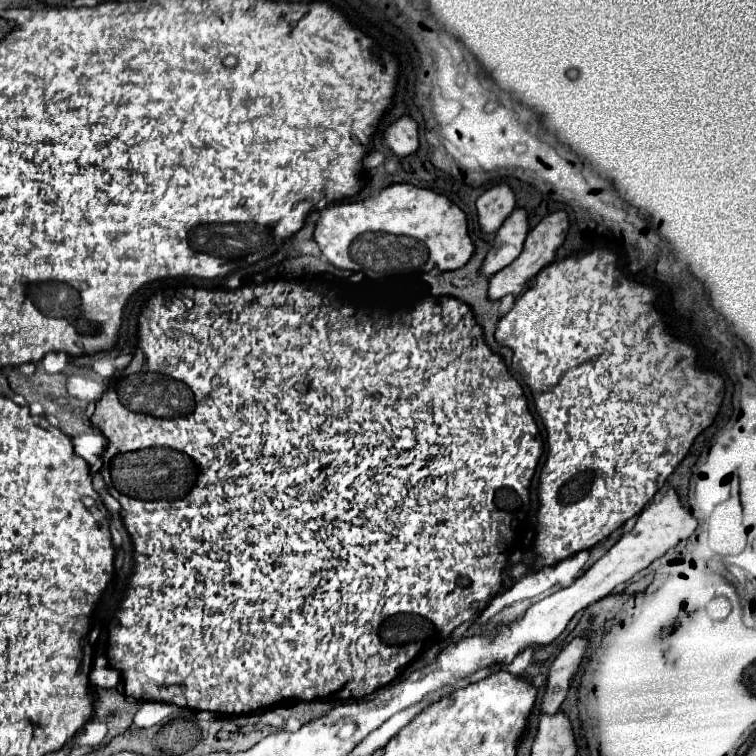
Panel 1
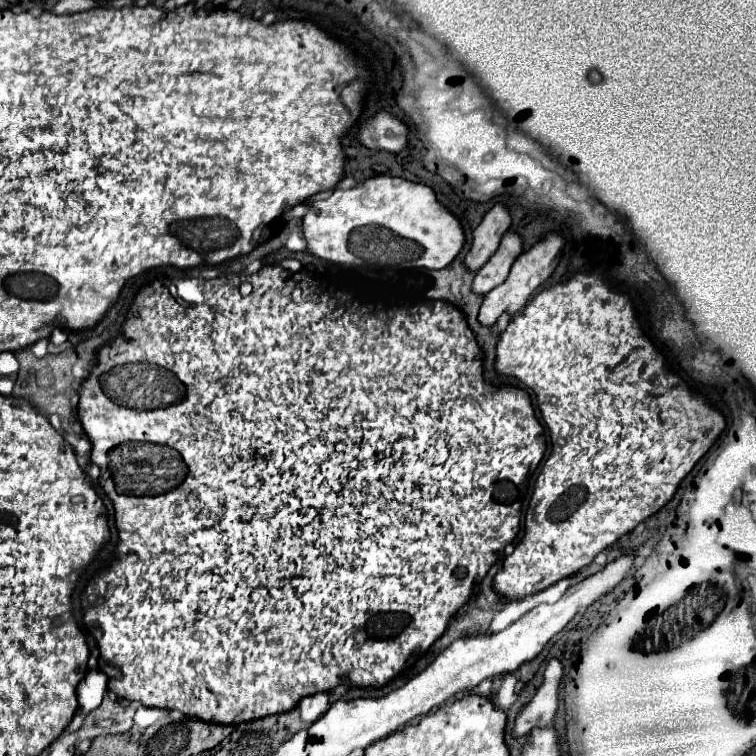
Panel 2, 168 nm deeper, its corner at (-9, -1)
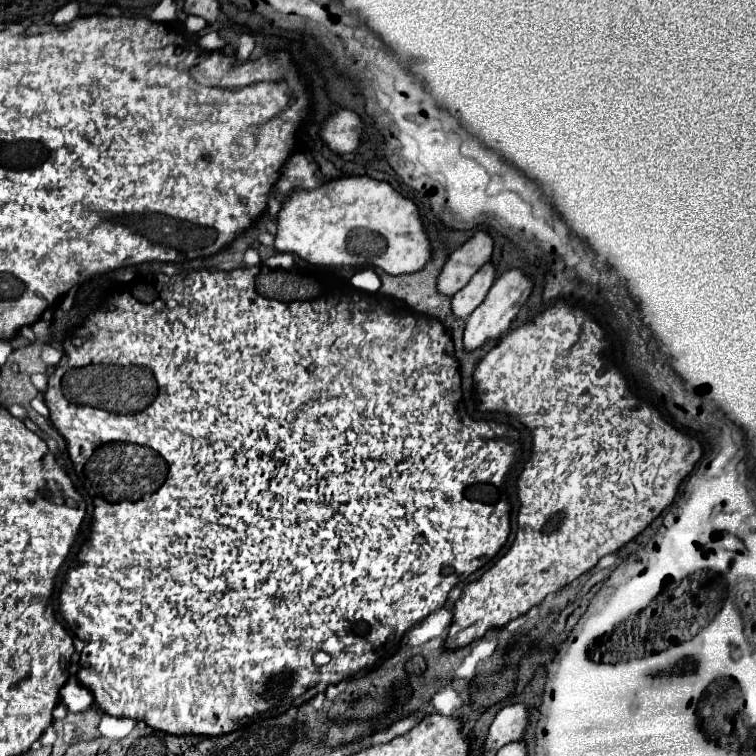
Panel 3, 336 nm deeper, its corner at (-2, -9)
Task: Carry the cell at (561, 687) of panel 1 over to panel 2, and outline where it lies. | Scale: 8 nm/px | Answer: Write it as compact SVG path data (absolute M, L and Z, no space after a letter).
M550 659L544 671L544 683L538 687L536 695L516 713L512 735L522 737L534 727L548 727L558 709L558 685L562 679L562 663Z

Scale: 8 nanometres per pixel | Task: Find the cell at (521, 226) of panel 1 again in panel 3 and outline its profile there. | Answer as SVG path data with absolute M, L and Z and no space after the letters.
M487 263L481 267L479 273L473 275L473 279L453 295L453 313L459 317L469 317L477 305L483 303L487 291L491 289L495 281L495 265Z

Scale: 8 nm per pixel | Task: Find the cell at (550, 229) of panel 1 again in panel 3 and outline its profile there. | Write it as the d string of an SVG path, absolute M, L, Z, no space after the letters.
M509 269L501 277L497 277L497 281L489 289L485 301L467 319L465 337L463 337L465 349L473 351L473 349L481 347L489 337L501 337L509 329L511 321L515 319L515 315L519 313L523 303L529 299L533 287L535 287L535 281L529 275L525 275L521 269Z

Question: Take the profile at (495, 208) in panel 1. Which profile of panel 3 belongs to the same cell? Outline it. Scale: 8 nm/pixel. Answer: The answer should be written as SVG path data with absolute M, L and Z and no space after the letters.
M477 231L465 245L451 253L449 261L445 263L439 275L437 289L443 295L455 295L491 259L491 253L493 253L491 235L485 231Z

